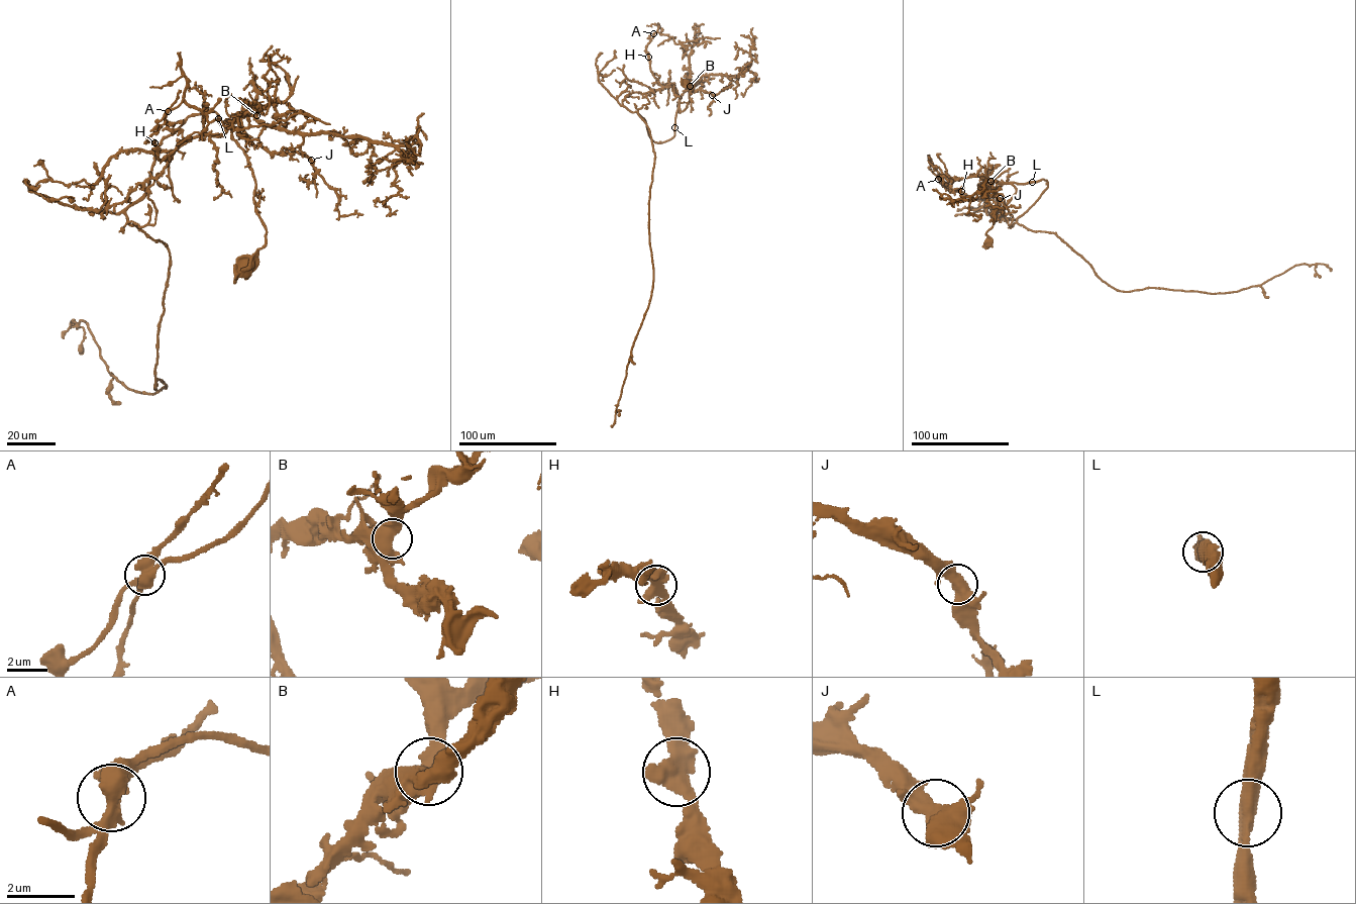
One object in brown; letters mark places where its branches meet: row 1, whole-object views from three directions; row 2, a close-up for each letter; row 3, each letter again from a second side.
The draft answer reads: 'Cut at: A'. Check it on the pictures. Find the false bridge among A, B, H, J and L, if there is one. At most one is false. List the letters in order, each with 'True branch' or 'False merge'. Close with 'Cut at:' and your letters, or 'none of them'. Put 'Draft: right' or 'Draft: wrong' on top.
Draft: right
A: False merge
B: True branch
H: True branch
J: True branch
L: True branch
Cut at: A

